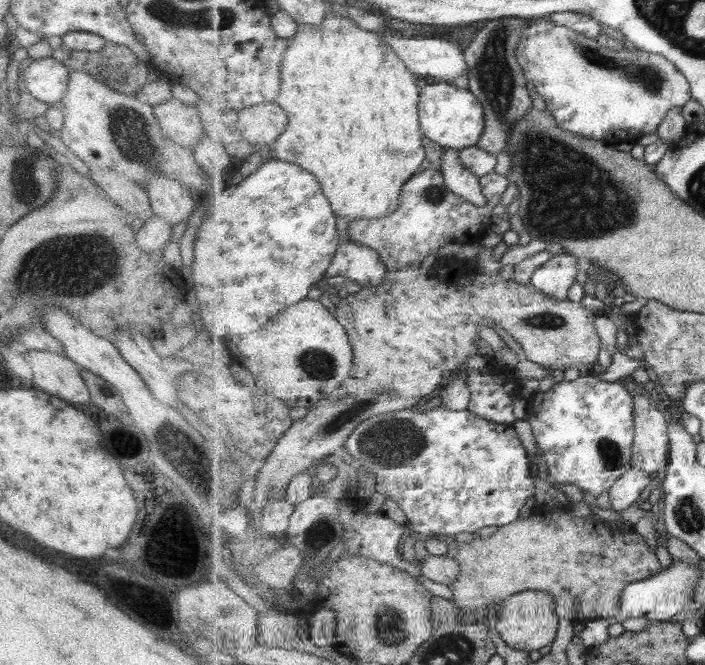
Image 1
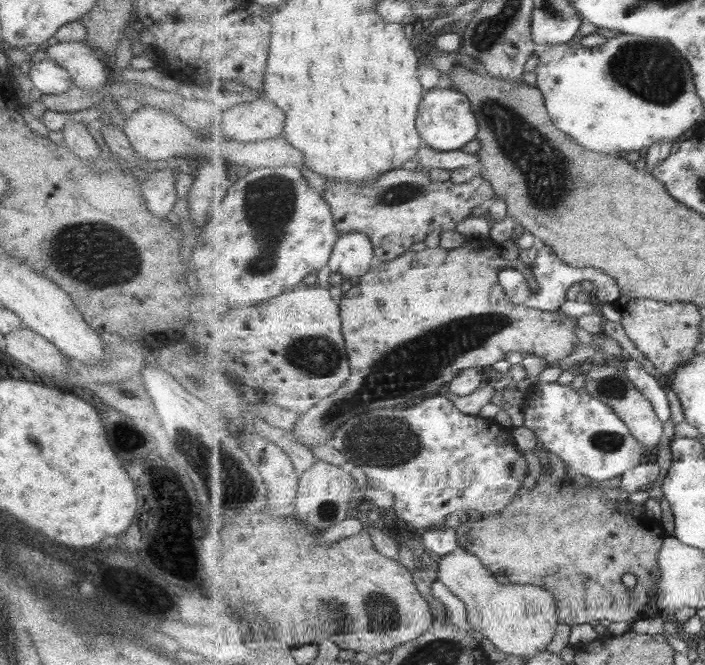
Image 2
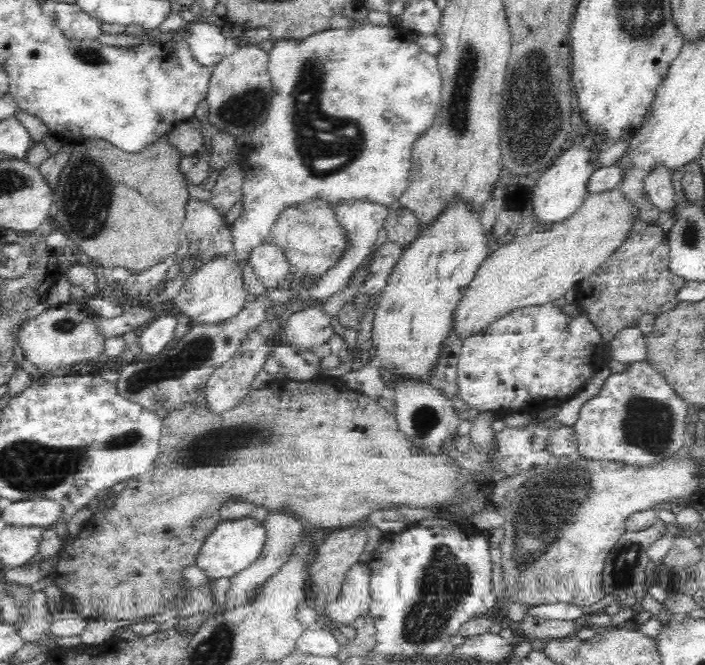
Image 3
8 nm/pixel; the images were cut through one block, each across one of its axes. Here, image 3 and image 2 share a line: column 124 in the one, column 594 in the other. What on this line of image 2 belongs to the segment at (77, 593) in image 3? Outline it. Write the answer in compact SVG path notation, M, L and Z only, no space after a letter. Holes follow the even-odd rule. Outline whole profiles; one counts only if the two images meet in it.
M548 470L548 475L539 477L537 484L528 489L523 486L522 491L514 498L513 502L499 513L491 513L485 515L478 521L468 519L463 528L459 528L459 540L461 546L469 552L476 553L476 555L486 564L486 568L491 573L499 573L510 581L512 584L531 584L533 586L547 589L554 593L556 603L558 604L558 615L560 624L575 626L575 624L587 624L593 620L609 620L611 622L628 622L633 623L637 620L643 620L646 617L656 616L654 606L656 606L656 592L658 592L658 585L661 583L661 568L659 568L659 555L664 545L664 540L667 535L661 530L660 524L655 519L651 519L646 513L644 506L631 504L629 500L609 500L603 494L603 490L599 487L591 487L591 485L584 485L582 487L575 485L570 479L557 479ZM623 574L632 574L638 580L635 588L627 588L623 586Z

